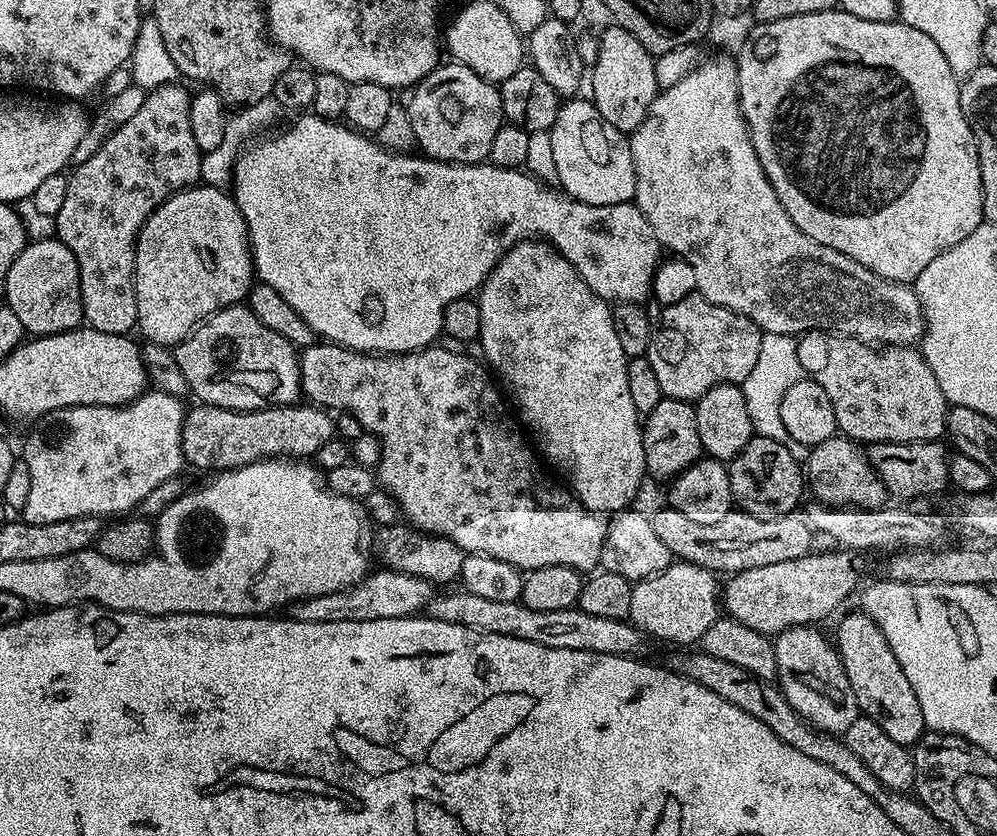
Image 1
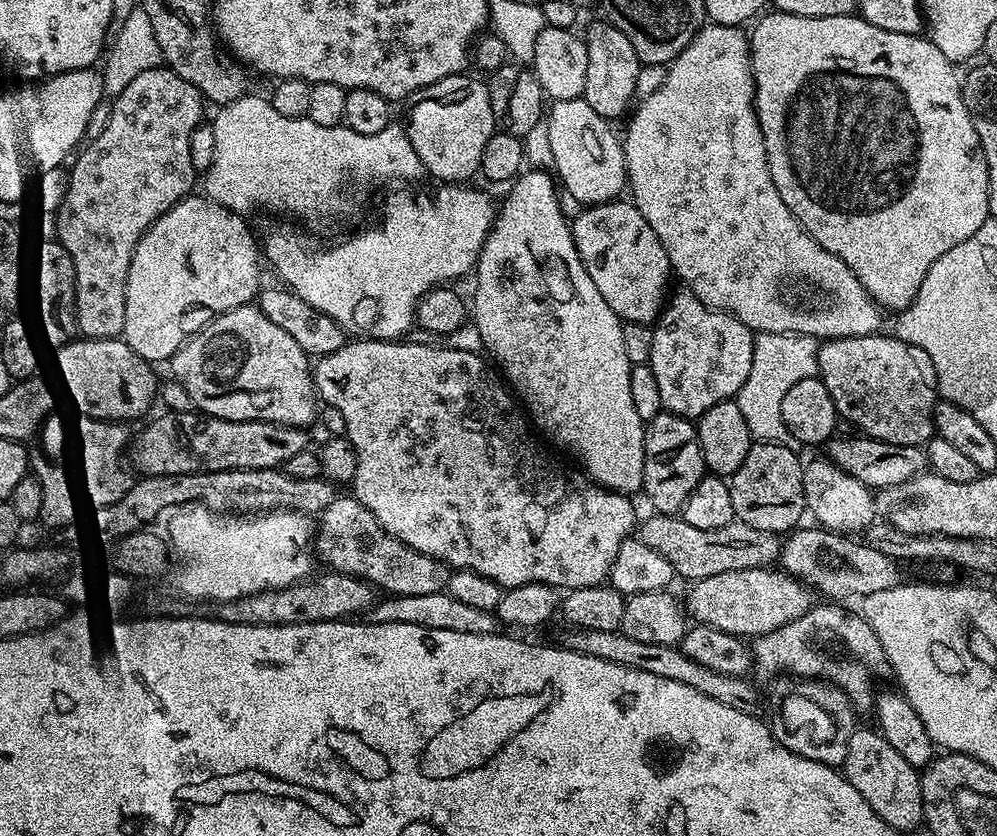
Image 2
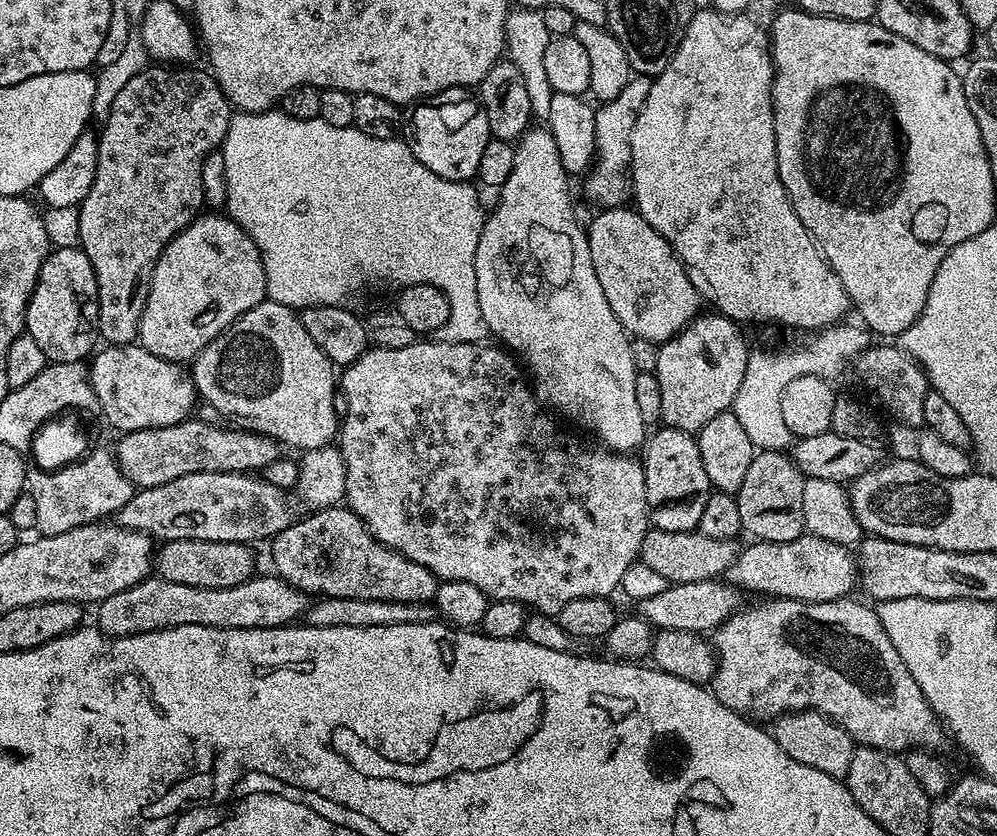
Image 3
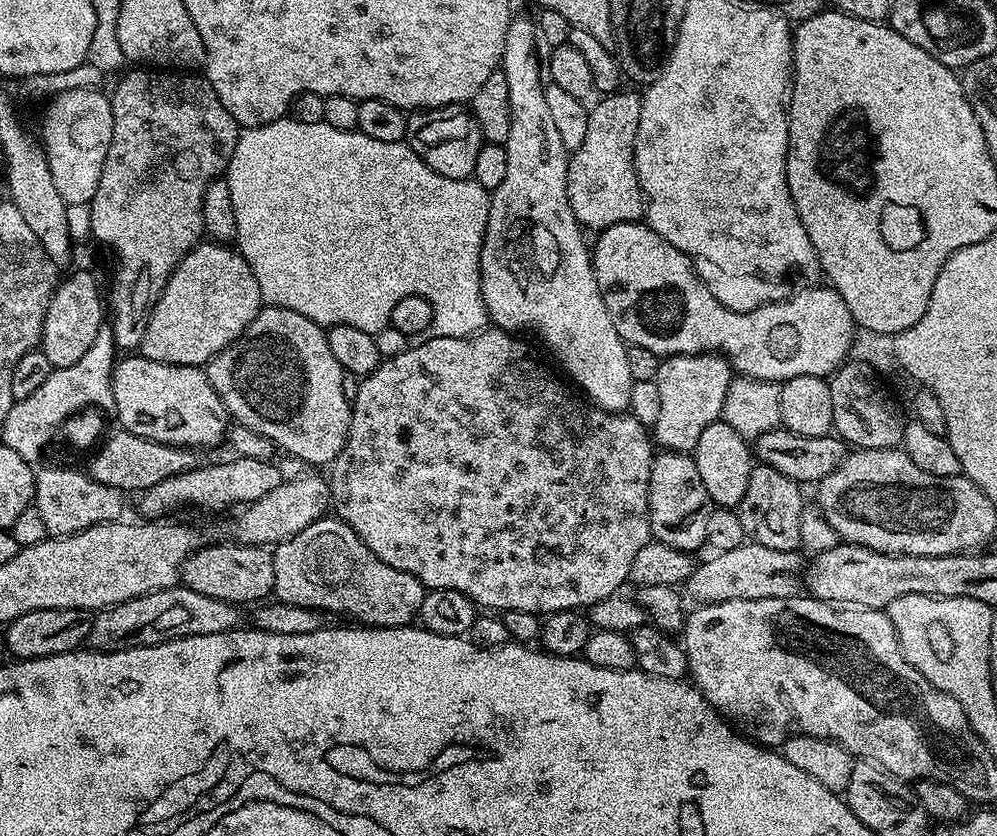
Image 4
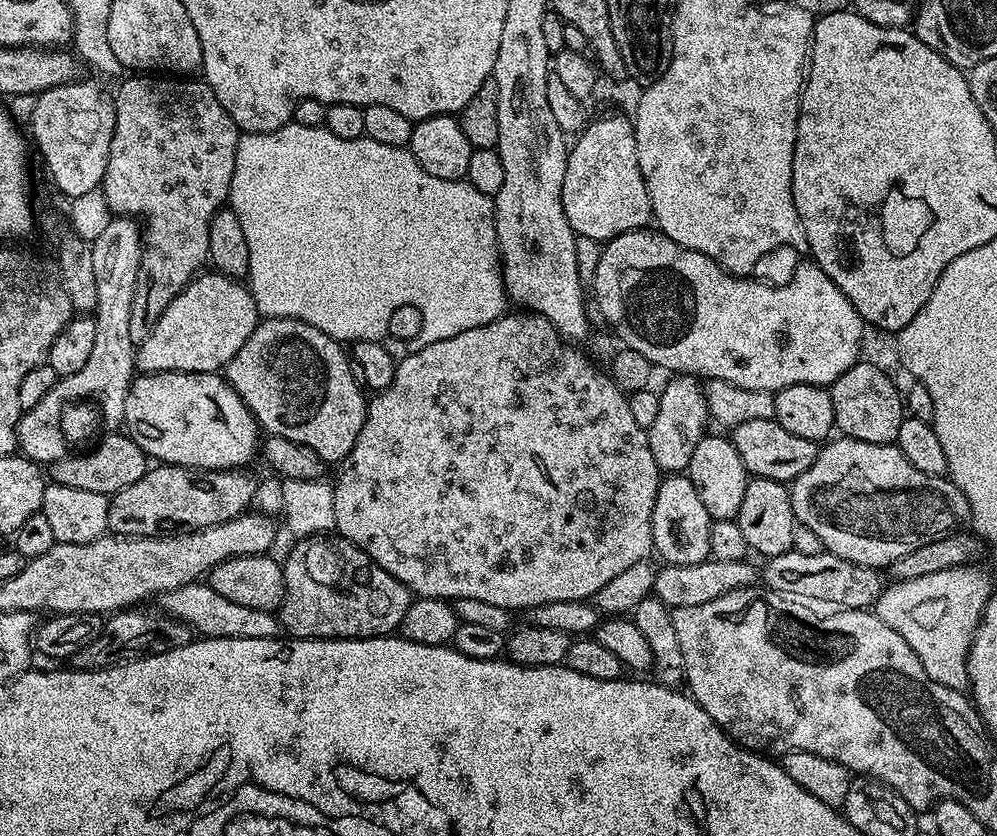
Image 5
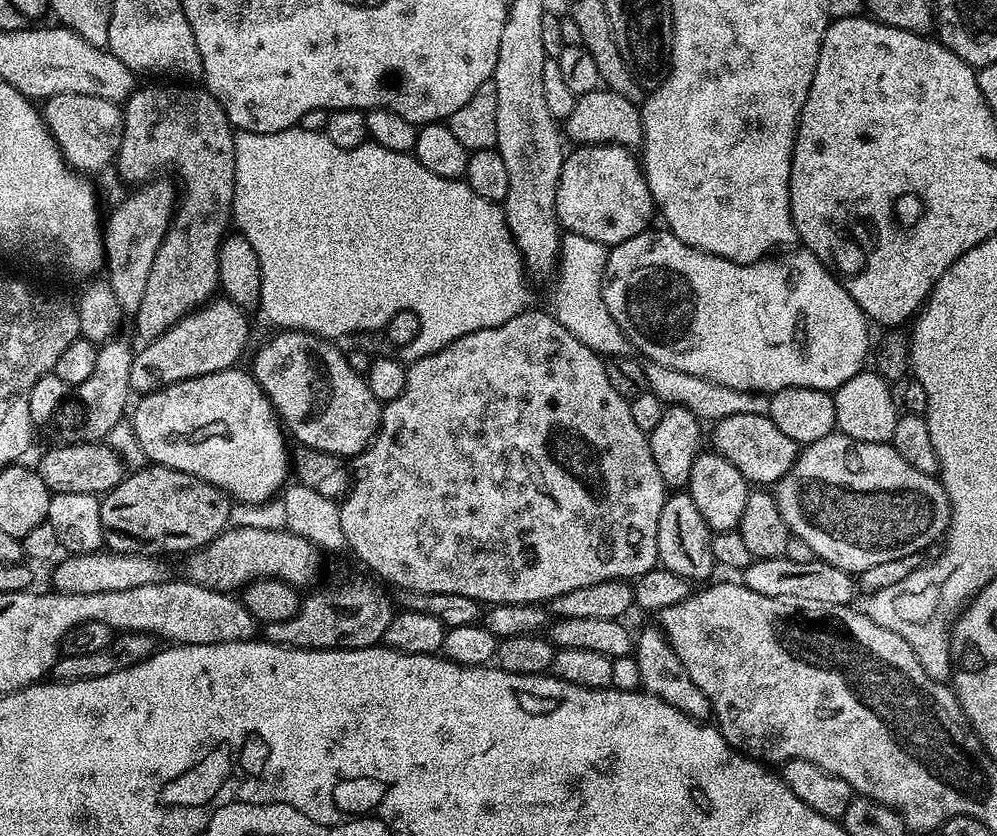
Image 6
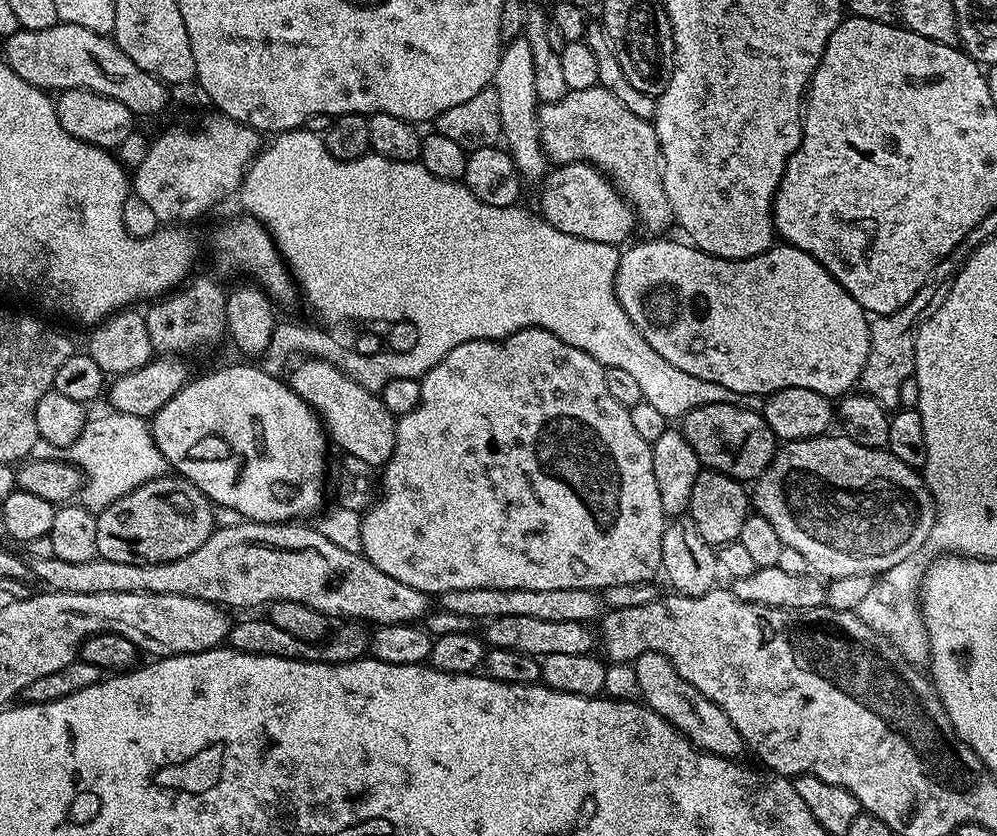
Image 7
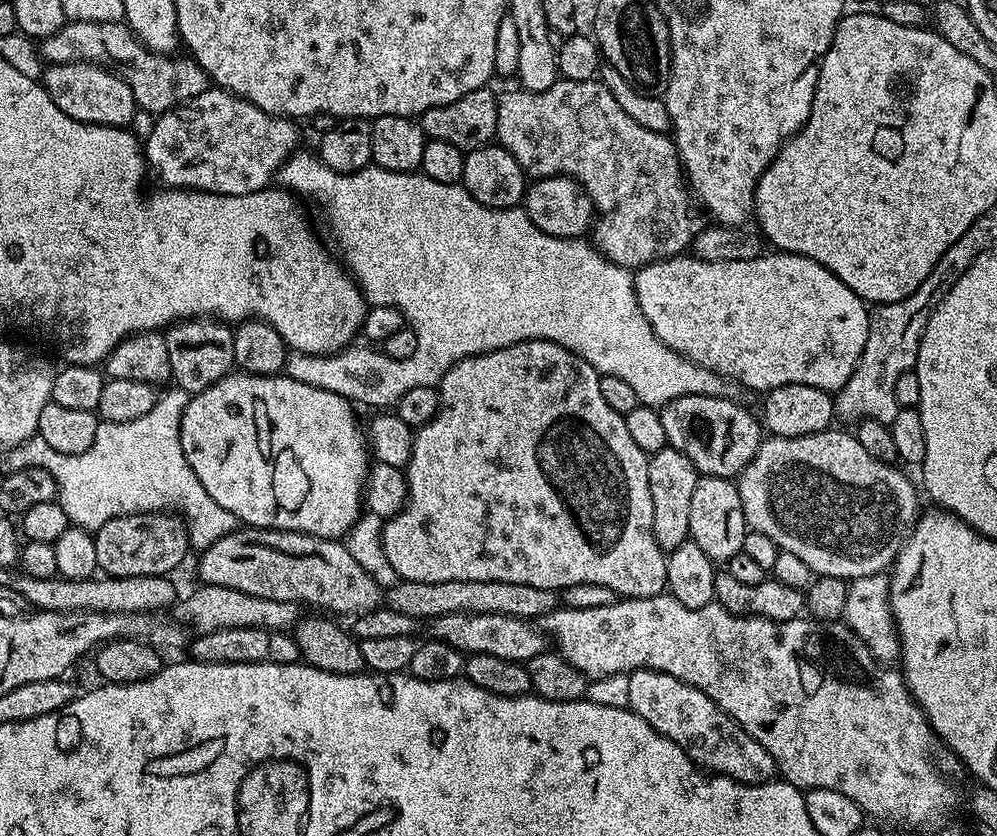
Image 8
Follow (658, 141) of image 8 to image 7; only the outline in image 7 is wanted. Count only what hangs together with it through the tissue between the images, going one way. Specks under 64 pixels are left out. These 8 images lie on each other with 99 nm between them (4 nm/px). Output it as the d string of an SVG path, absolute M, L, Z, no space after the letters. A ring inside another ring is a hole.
M594 87L590 90L574 90L567 92L558 102L540 104L538 108L540 118L540 141L544 152L548 155L553 165L575 164L587 162L600 169L613 184L616 191L621 192L625 200L632 205L632 211L636 213L637 221L649 228L649 233L660 234L667 224L670 224L668 199L662 186L662 161L660 159L660 143L656 126L652 120L638 118L638 114L630 114L610 90L602 87Z

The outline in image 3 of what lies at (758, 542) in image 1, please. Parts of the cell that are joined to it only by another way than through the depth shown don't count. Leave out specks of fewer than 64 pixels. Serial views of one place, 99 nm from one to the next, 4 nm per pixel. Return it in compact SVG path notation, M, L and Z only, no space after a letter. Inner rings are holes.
M652 528L642 538L642 546L638 557L639 563L651 566L662 578L666 578L669 584L685 584L686 582L702 582L714 580L725 575L725 572L737 558L738 544L736 540L723 540L722 538L706 538L706 534L700 531L671 532L670 530L658 530Z

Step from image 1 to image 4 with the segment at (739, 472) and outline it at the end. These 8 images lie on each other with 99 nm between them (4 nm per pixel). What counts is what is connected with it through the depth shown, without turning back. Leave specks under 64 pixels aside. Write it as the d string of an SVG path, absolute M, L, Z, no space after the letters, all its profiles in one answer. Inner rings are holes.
M757 463L750 474L750 486L746 486L746 494L738 509L745 537L771 550L797 551L800 548L802 514L806 507L800 491L802 488L797 481L786 478L786 474L778 474L778 470L770 466Z

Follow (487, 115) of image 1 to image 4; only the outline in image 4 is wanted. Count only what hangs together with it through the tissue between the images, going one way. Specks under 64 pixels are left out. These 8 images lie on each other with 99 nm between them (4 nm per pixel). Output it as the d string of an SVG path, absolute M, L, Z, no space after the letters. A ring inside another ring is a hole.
M447 104L441 108L416 110L408 116L407 144L442 178L469 179L478 159L478 150L482 143L480 127L467 107L459 104Z

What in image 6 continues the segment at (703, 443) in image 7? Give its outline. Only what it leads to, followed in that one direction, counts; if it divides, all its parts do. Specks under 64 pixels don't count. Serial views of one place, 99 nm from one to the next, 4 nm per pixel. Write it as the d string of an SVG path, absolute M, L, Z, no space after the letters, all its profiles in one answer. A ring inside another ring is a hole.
M734 414L731 418L715 421L711 447L722 458L734 462L738 470L752 486L775 486L794 466L798 455L798 446L794 438L786 438L774 422L762 414Z

